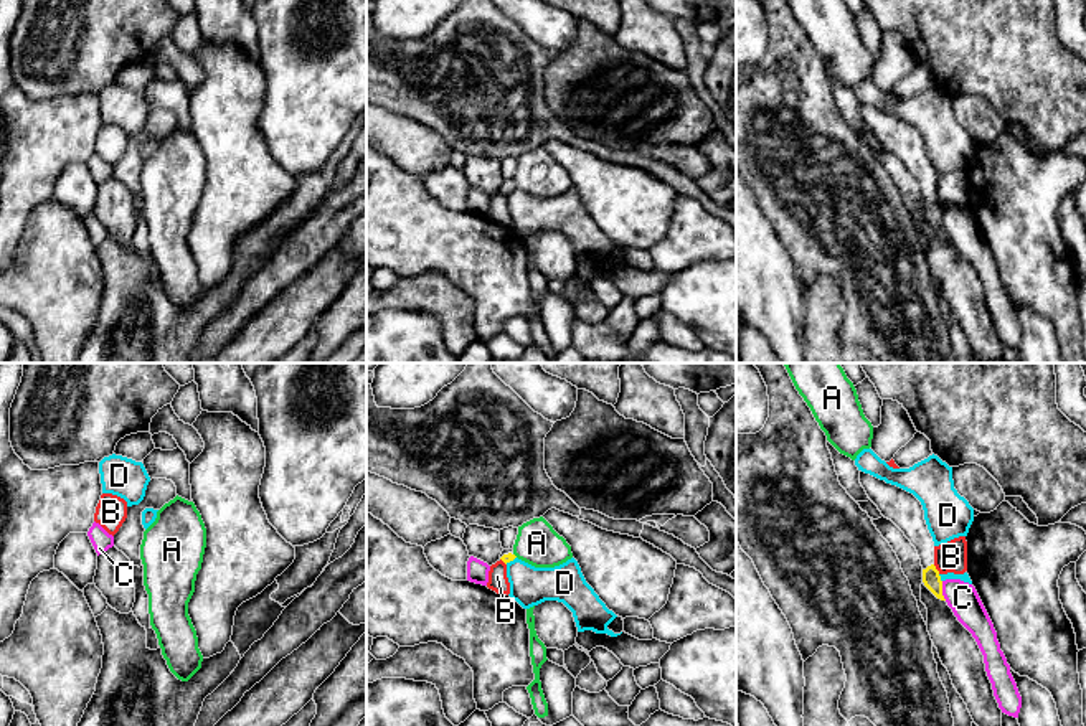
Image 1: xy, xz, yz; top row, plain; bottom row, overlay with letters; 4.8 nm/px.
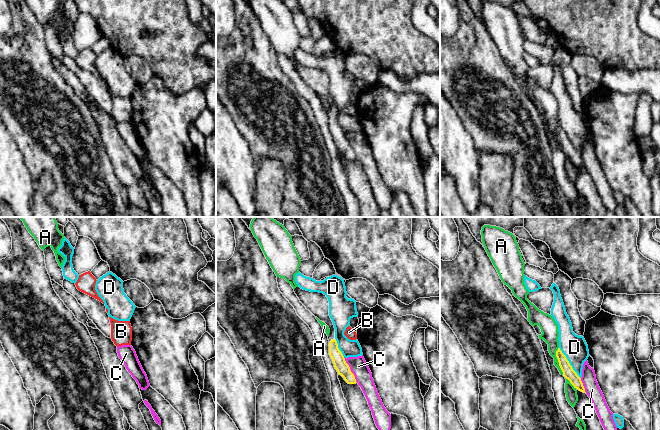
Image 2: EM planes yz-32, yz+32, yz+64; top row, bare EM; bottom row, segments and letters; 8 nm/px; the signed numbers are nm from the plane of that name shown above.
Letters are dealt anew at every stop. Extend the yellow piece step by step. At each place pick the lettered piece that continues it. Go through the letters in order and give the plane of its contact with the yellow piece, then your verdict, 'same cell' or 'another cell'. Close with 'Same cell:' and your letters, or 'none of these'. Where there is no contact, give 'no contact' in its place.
A: no contact | another cell
B: yz | another cell
C: yz | another cell
D: yz | another cell
Same cell: none of these

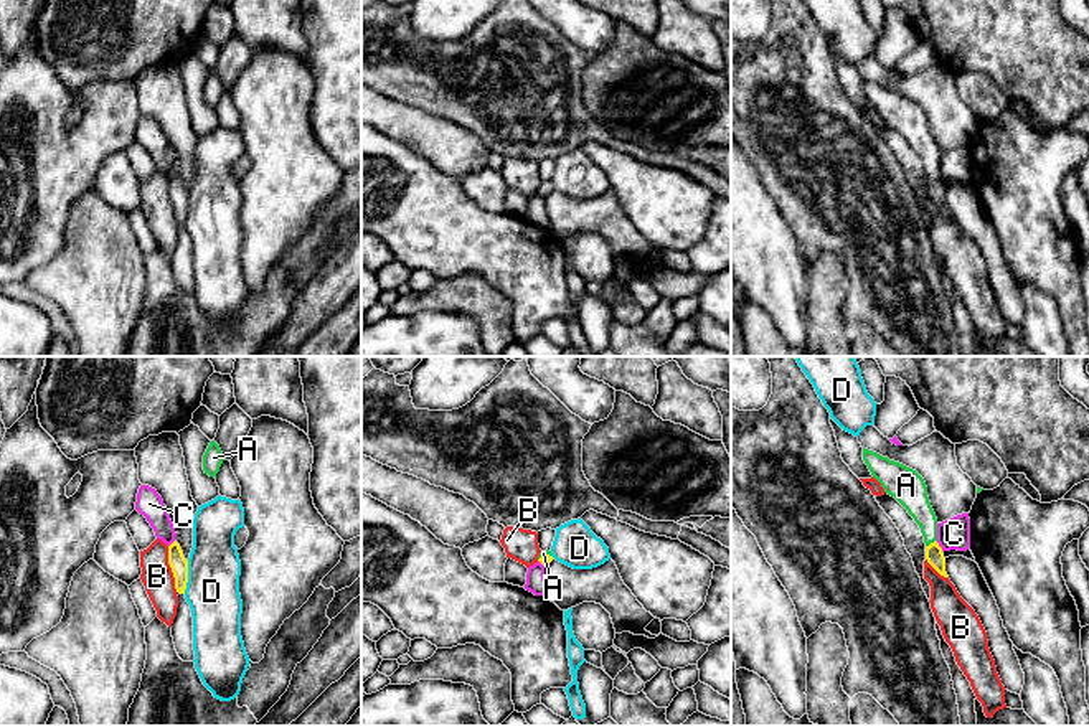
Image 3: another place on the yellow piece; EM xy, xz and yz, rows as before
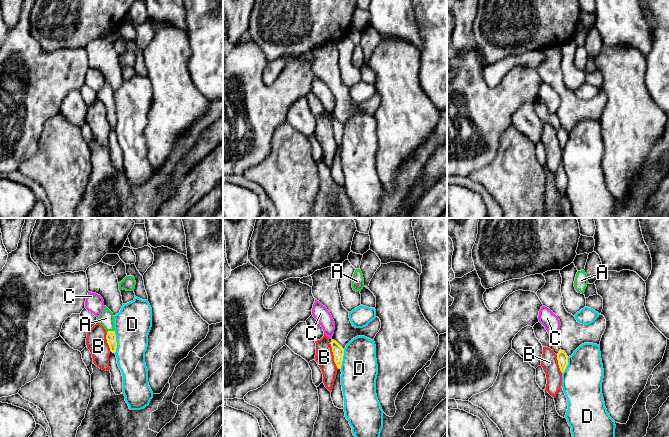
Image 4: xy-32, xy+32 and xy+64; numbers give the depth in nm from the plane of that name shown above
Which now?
A: yz | same cell
B: xy | another cell
C: yz | another cell
D: xy | another cell
Same cell: A

